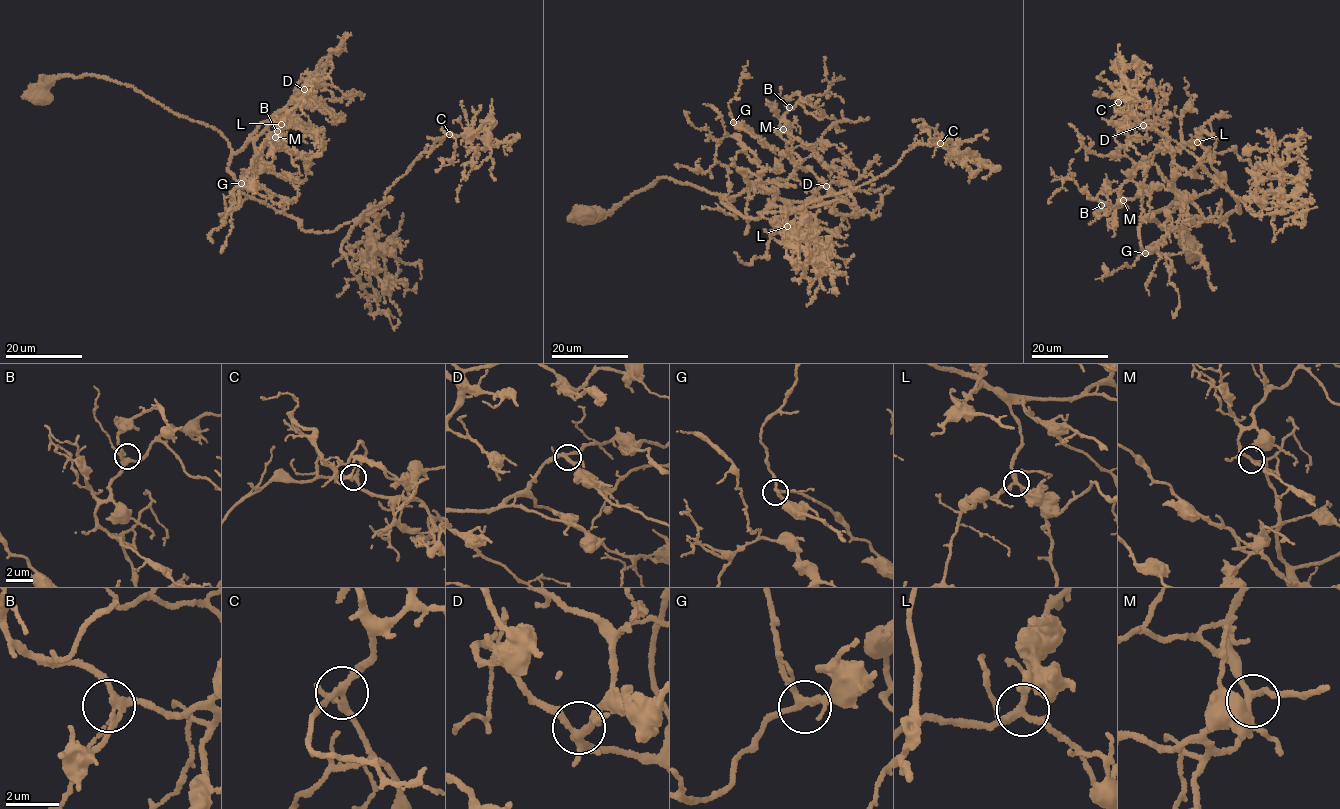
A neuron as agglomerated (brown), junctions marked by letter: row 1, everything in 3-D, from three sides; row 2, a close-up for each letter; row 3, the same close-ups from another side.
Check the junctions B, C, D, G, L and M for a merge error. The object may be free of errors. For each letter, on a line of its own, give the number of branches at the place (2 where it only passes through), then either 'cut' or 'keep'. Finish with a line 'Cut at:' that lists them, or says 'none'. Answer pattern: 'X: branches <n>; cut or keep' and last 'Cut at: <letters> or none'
B: branches 4; keep
C: branches 4; keep
D: branches 4; keep
G: branches 4; keep
L: branches 6; keep
M: branches 4; keep
Cut at: none

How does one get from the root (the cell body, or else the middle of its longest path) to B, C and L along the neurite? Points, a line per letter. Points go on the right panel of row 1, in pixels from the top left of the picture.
B: (1192, 253), (1179, 230), (1147, 219), (1181, 192), (1191, 199), (1155, 164), (1121, 186), (1121, 206), (1101, 205)
C: (1192, 253), (1150, 213), (1183, 192), (1218, 221), (1237, 201), (1208, 150), (1135, 125), (1119, 102)
L: (1192, 253), (1179, 230), (1147, 219), (1181, 192), (1191, 199), (1175, 188), (1170, 164), (1179, 146), (1197, 142)

